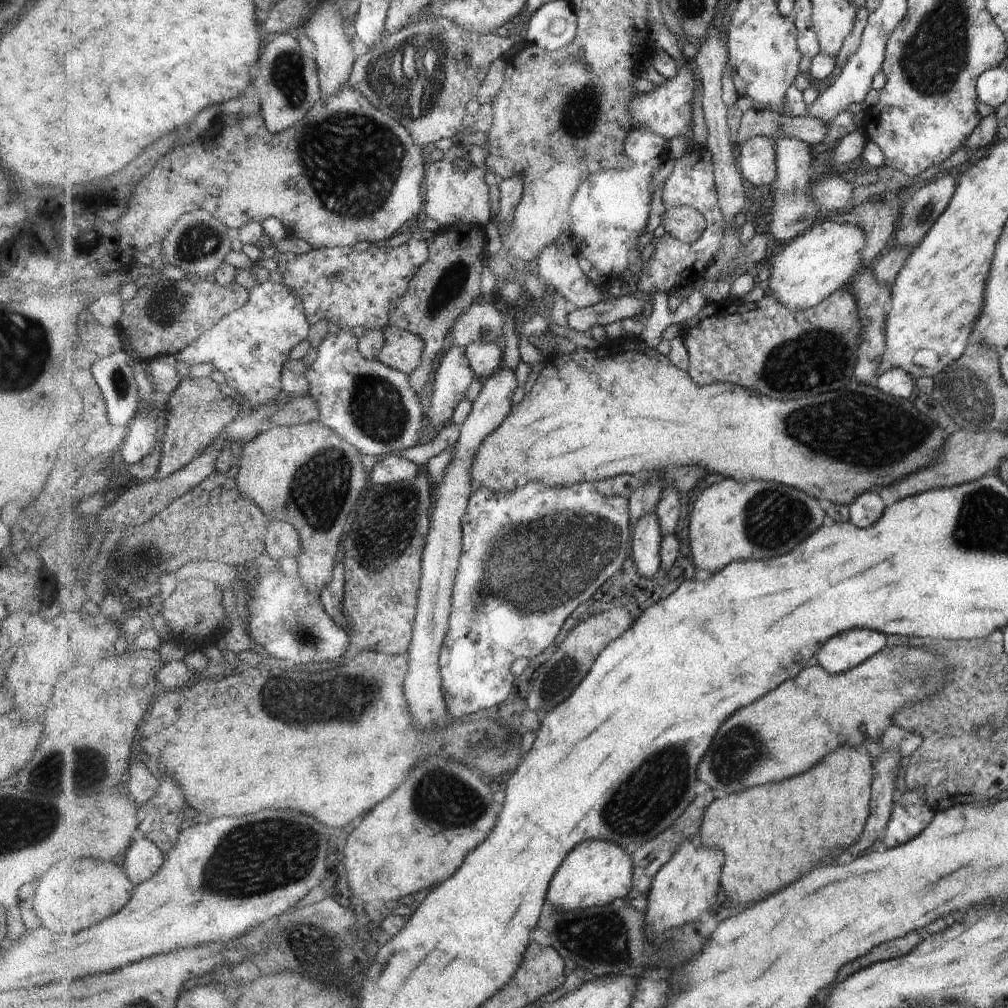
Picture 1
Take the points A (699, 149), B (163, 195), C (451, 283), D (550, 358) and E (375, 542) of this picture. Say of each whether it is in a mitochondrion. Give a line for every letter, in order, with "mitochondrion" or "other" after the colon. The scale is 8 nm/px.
A: other
B: other
C: mitochondrion
D: other
E: mitochondrion

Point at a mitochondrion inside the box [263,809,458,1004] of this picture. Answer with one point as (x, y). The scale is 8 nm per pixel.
(323, 951)

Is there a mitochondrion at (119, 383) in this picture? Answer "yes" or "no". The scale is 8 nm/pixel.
yes

